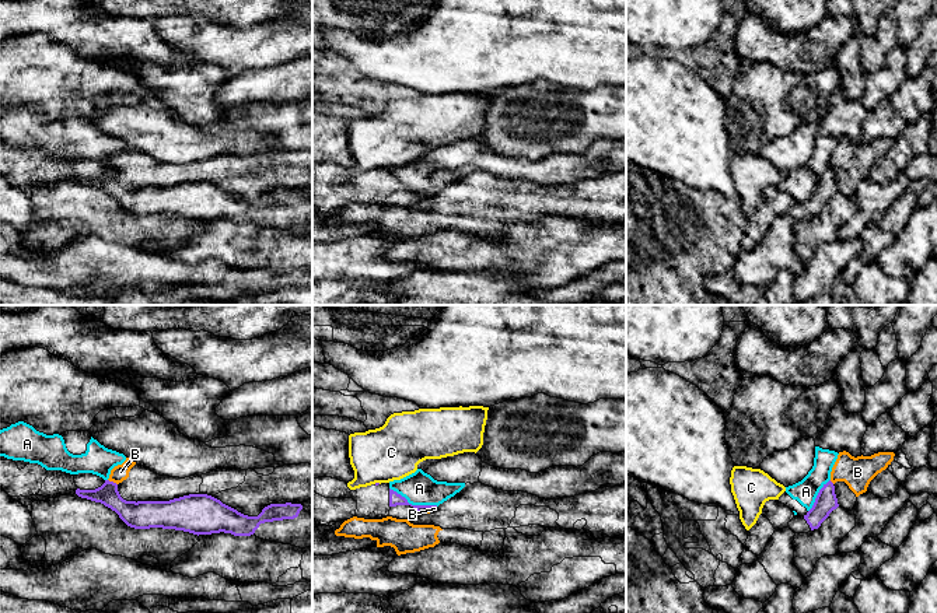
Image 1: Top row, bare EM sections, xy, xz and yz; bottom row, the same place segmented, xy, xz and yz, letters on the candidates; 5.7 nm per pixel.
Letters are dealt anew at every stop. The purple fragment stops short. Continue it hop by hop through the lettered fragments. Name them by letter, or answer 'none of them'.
none of them

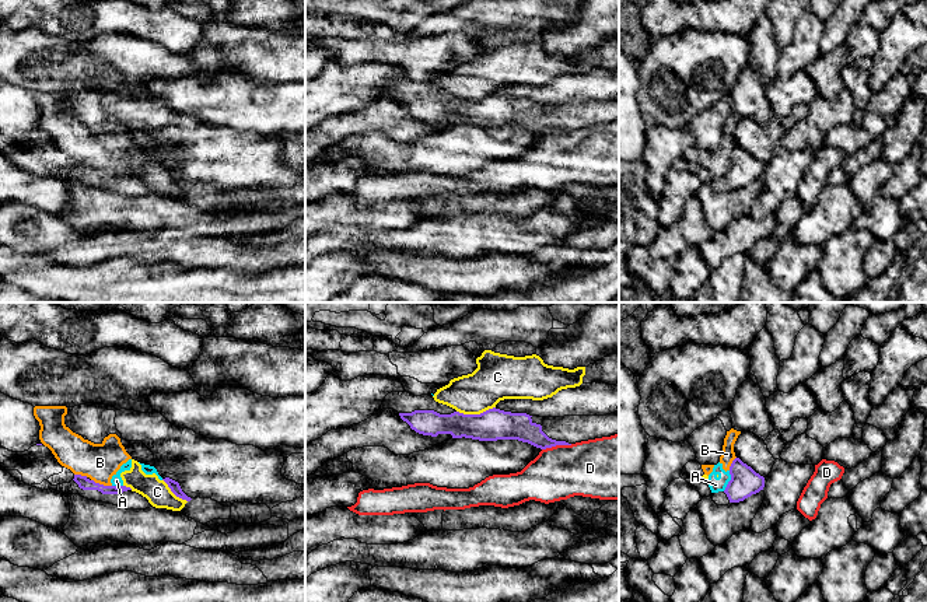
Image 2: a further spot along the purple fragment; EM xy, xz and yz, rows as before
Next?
none of them

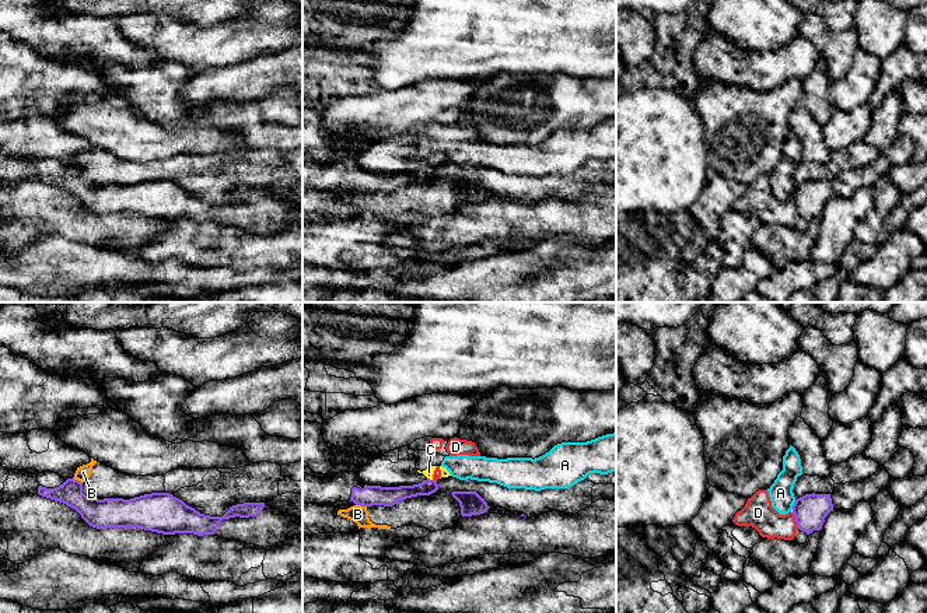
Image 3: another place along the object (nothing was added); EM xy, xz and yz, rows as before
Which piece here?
none of them

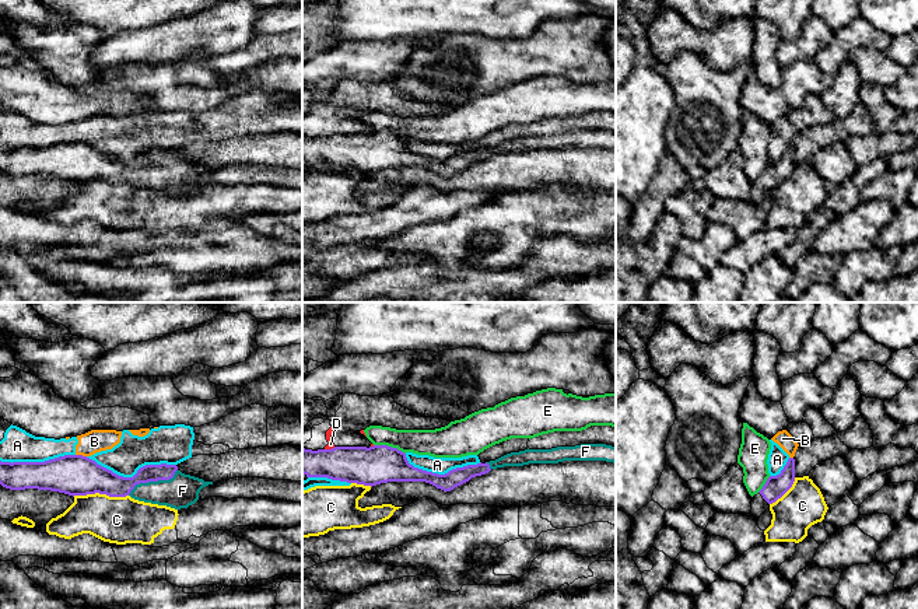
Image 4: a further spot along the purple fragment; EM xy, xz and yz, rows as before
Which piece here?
F

